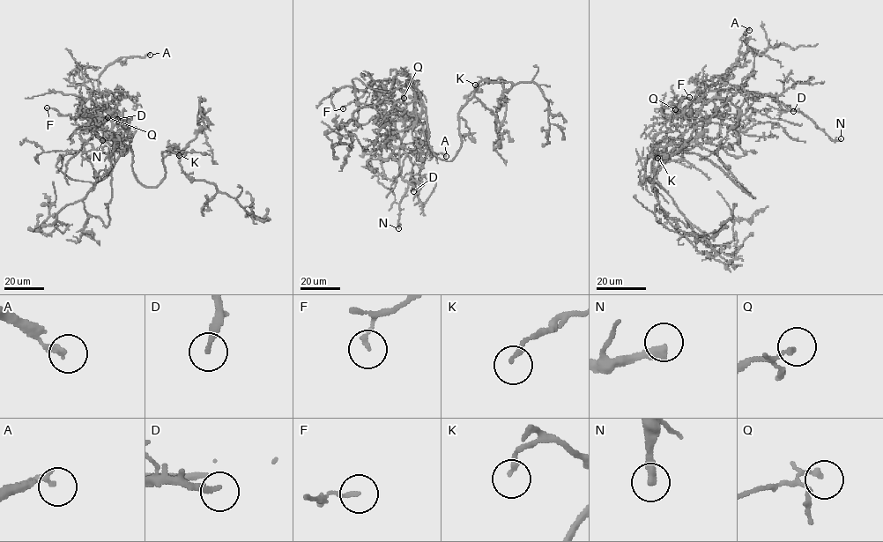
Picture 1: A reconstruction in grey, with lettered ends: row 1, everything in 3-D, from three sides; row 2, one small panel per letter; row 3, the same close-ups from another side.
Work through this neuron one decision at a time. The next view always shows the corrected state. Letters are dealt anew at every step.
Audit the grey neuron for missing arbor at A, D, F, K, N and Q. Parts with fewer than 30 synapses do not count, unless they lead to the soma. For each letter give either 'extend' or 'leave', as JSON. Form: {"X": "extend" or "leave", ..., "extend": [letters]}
{"A": "extend", "D": "extend", "F": "leave", "K": "leave", "N": "extend", "Q": "leave", "extend": ["A", "D", "N"]}

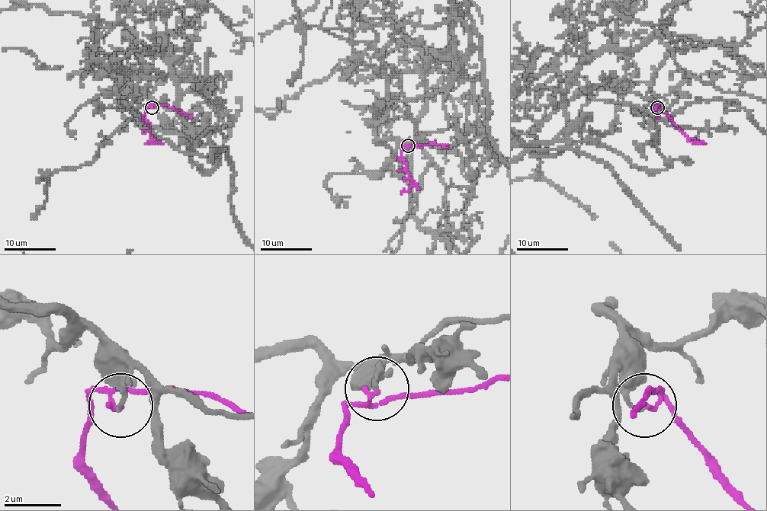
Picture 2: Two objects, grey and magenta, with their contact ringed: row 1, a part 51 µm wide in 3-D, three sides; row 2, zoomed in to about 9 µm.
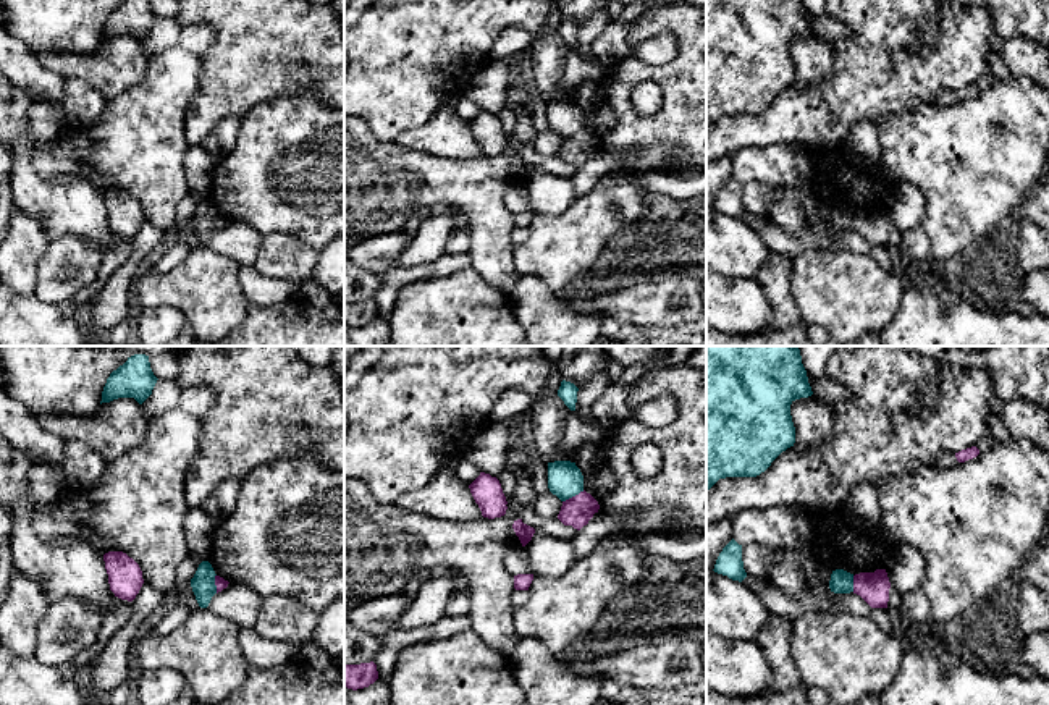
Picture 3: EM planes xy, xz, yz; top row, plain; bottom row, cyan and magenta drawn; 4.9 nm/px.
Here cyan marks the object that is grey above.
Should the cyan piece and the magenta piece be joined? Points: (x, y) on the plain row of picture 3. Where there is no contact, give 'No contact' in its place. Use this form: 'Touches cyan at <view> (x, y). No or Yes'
Touches cyan at xz (572, 133). No

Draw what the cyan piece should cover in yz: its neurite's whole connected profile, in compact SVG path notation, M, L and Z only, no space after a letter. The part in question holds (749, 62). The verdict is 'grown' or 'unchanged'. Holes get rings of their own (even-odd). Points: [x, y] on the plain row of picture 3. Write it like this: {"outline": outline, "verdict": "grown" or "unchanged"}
{"outline": "M706 0L706 129L726 115L756 115L795 81L790 42L811 34L802 0Z", "verdict": "unchanged"}

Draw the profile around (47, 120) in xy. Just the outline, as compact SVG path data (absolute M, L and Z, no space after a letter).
M34 100L29 108L29 128L36 141L48 142L57 139L68 129L63 105L52 100Z

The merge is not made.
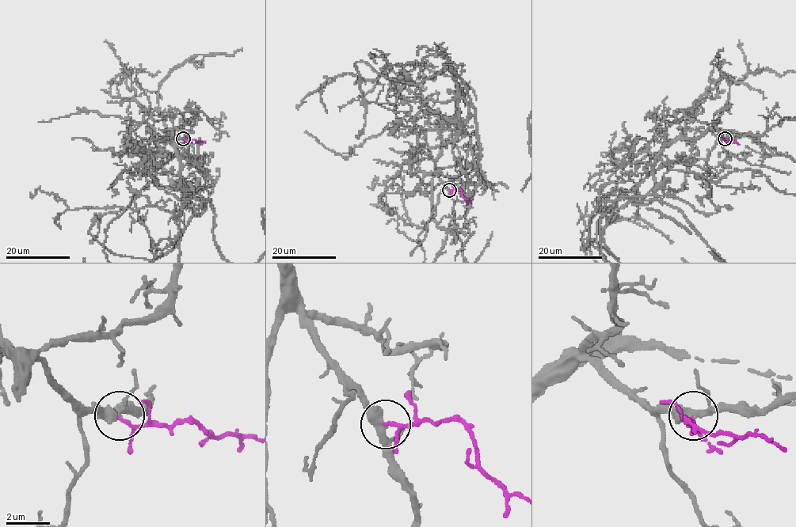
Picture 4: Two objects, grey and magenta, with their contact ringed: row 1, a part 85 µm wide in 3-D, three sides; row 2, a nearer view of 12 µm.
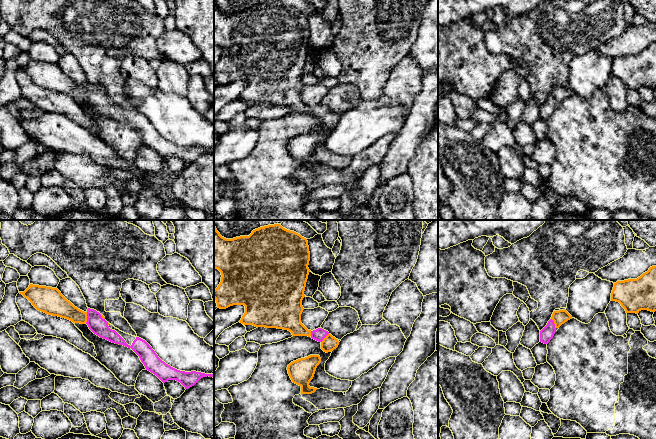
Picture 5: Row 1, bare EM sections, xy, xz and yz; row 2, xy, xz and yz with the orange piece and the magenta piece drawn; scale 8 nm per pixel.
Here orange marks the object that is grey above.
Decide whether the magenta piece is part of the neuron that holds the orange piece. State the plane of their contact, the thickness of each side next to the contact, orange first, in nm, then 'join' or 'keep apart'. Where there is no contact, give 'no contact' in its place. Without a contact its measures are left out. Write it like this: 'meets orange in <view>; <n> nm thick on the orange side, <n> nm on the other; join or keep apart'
meets orange in xy; 170 nm thick on the orange side, 140 nm on the other; join

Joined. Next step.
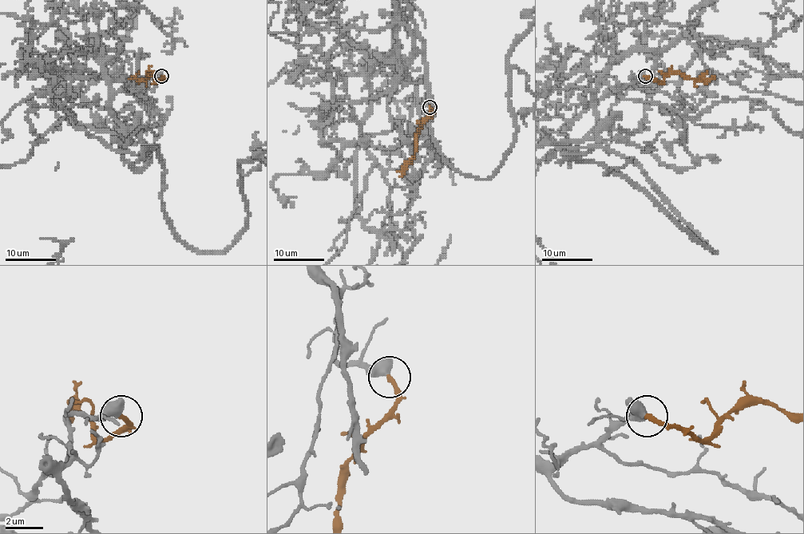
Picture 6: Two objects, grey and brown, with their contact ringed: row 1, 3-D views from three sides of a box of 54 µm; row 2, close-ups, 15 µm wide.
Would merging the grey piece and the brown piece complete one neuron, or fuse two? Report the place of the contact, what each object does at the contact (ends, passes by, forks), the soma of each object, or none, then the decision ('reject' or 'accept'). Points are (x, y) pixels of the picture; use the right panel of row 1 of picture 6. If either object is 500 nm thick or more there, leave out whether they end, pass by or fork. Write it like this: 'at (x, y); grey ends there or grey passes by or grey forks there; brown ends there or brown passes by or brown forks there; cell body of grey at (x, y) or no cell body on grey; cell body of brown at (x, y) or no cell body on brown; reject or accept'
at (645, 76); no cell body on grey; no cell body on brown; accept

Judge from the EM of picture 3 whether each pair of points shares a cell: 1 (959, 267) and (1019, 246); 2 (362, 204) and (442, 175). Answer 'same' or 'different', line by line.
1: same
2: same

